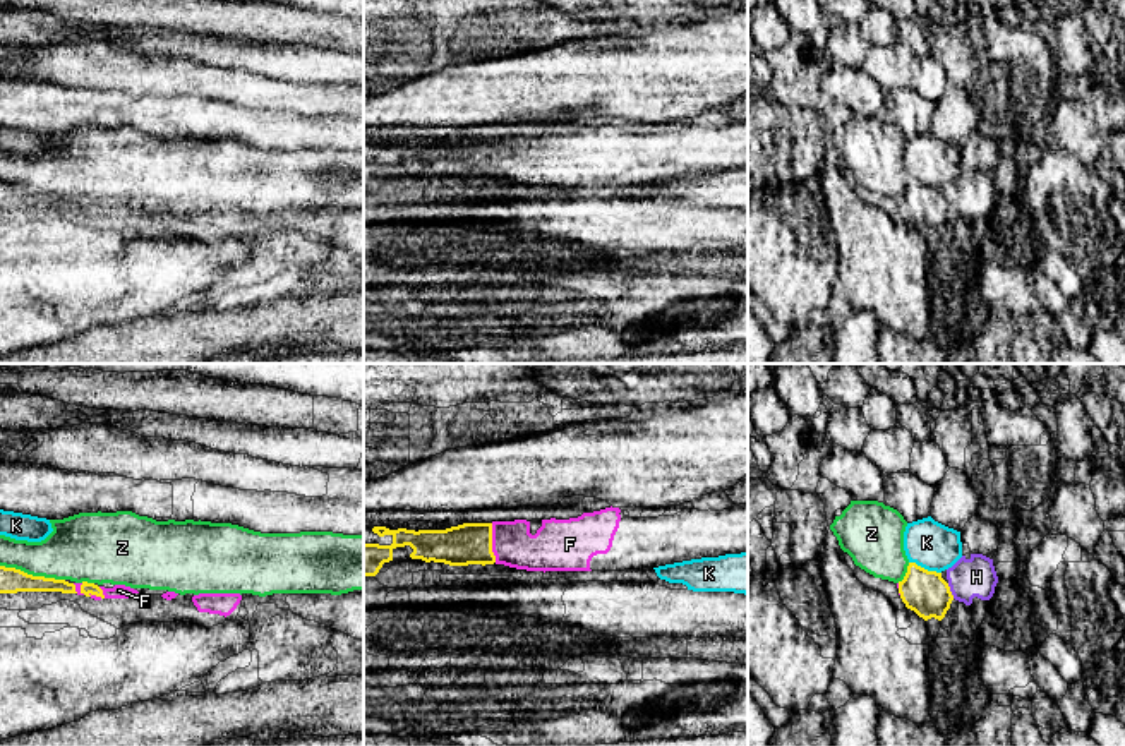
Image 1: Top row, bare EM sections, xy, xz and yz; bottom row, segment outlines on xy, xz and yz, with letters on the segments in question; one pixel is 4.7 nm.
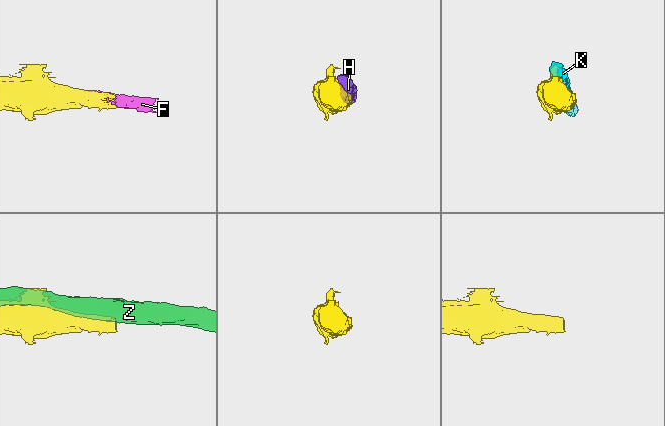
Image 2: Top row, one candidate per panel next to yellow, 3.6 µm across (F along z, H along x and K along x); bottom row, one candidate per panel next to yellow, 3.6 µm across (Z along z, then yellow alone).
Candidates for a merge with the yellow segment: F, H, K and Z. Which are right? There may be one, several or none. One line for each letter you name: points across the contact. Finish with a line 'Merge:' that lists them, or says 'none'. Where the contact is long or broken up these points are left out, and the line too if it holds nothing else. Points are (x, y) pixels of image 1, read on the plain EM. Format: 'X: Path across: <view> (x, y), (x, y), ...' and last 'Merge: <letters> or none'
Merge: F

